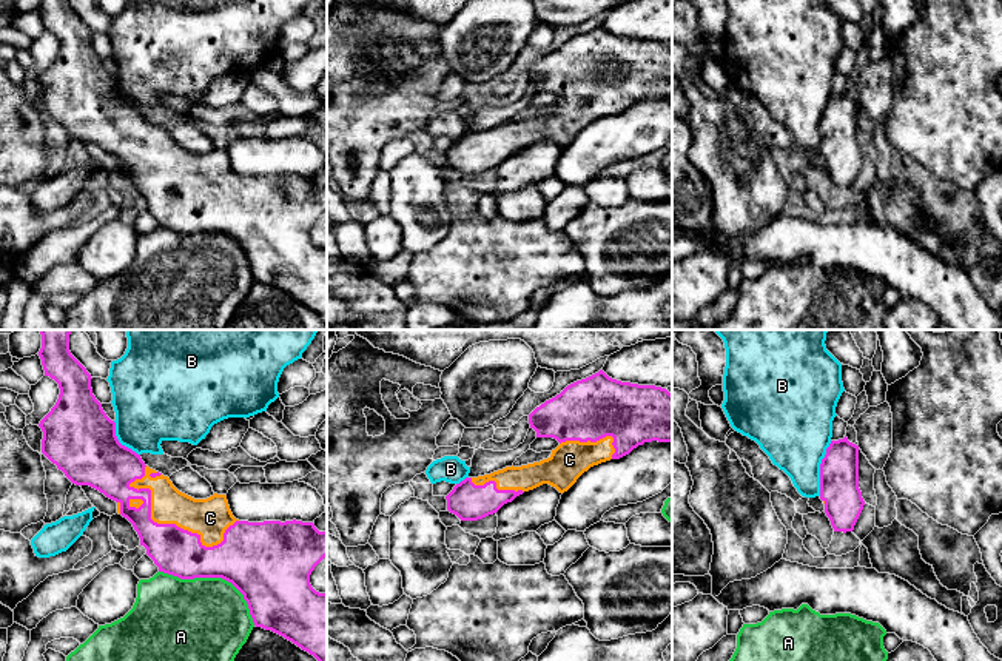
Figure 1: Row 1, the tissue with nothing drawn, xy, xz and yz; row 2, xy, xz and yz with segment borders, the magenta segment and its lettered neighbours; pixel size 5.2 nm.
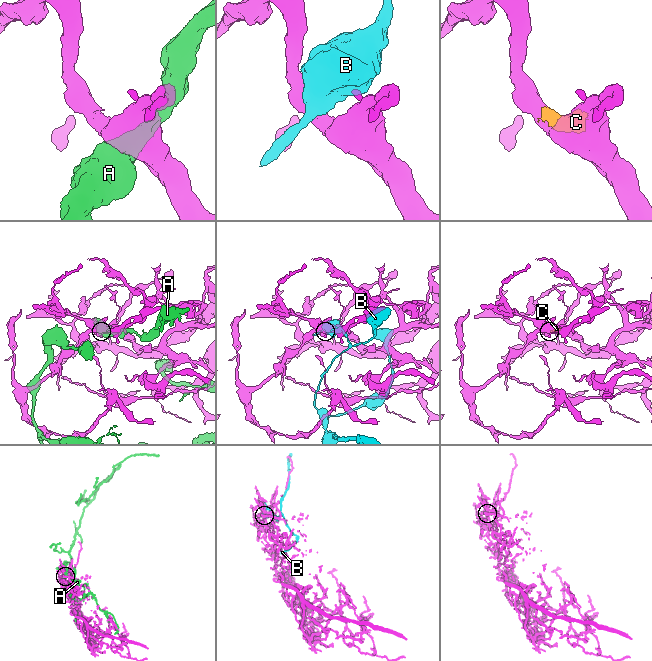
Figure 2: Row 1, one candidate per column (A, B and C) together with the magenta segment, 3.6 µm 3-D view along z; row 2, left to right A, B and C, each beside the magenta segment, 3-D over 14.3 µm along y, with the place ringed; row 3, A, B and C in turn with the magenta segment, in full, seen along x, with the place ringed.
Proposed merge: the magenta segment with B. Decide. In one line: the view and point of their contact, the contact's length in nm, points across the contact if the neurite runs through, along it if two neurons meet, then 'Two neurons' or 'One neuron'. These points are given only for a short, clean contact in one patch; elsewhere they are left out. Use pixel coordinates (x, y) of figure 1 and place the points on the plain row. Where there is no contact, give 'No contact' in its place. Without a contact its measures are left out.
Touches magenta at yz (820, 124). Shared border 300 nm. Two neurons

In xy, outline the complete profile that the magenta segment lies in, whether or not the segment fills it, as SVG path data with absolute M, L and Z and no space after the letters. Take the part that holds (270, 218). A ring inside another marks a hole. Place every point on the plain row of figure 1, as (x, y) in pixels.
M42 0L39 11L42 14L42 20L45 25L45 31L49 31L59 39L60 49L55 57L55 60L51 63L51 66L40 75L39 82L43 86L42 94L42 108L57 120L59 125L65 128L65 131L76 140L89 140L100 148L103 148L106 153L117 157L117 168L126 173L134 185L137 186L140 193L140 200L146 203L146 210L154 216L154 219L159 222L159 226L177 231L180 234L194 234L194 233L222 233L228 237L231 237L242 250L244 254L248 259L250 270L253 273L253 277L256 282L262 282L265 285L271 285L285 294L291 296L302 305L313 310L322 322L327 325L327 248L316 247L310 239L310 230L314 225L314 222L327 211L327 186L319 186L313 177L302 177L302 176L264 176L264 177L248 177L248 176L239 176L233 171L227 151L214 148L213 151L207 154L194 154L182 146L179 146L168 131L163 131L162 128L150 123L131 103L122 100L116 91L116 77L111 75L106 68L102 63L102 59L96 54L91 43L91 29L86 26L86 23L71 9L69 0Z

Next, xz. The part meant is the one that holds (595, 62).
M600 25L567 40L560 49L536 62L529 69L529 79L536 92L553 92L560 97L552 109L540 117L466 133L446 151L450 168L461 176L478 176L543 139L564 148L590 122L620 114L644 97L672 97L672 49L661 42L612 34Z

